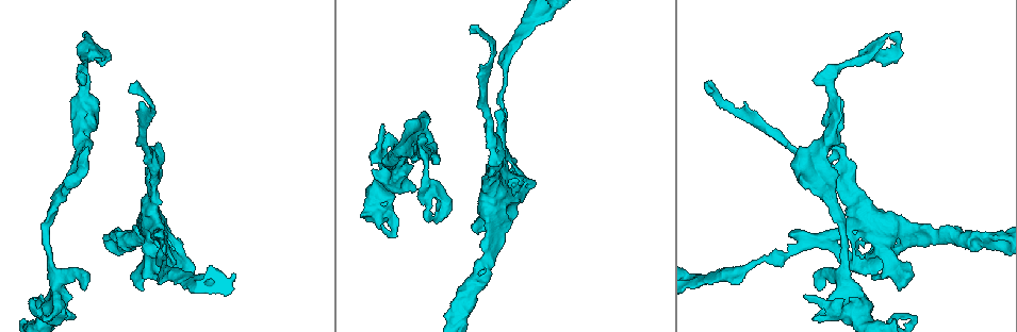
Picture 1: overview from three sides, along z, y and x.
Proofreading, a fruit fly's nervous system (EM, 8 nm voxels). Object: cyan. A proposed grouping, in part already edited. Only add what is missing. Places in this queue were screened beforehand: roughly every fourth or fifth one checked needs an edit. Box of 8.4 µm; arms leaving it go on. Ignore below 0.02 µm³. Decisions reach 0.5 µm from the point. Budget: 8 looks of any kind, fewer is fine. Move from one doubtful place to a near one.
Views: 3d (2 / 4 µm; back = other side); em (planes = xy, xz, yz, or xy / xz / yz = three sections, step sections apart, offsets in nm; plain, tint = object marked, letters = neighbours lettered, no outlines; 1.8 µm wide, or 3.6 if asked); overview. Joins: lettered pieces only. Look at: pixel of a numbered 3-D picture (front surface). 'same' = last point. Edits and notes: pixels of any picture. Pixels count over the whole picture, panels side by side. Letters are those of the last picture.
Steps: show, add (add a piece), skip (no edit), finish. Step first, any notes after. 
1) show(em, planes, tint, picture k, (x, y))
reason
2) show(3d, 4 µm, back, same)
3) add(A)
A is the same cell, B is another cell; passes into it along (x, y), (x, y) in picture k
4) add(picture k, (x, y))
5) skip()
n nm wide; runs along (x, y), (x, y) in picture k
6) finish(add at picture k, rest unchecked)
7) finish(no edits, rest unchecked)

show(em, planes, letters, picture 1, (885, 51))

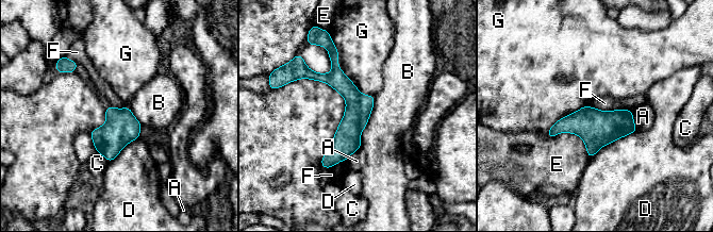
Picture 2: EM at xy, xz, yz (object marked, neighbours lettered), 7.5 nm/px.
skip()
200 nm wide; G touches over 500 nm; A, B, C, D, E, F and G are other cells; none of them fits

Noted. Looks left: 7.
show(3d, 2 µm, picture 1, (502, 157))

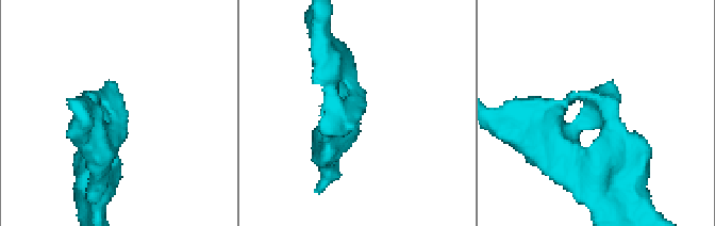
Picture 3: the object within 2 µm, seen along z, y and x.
show(em, xz, step 16, tint, picture 3, (593, 101))

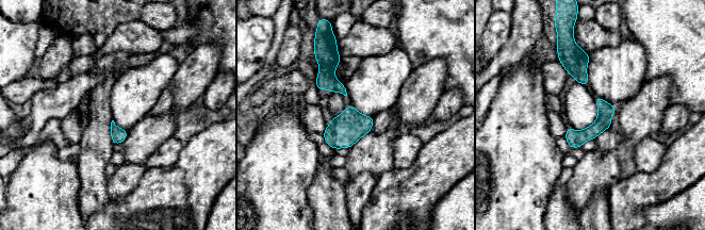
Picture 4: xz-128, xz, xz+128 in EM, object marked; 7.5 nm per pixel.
show(em, planes, letters, same)
cut it another way

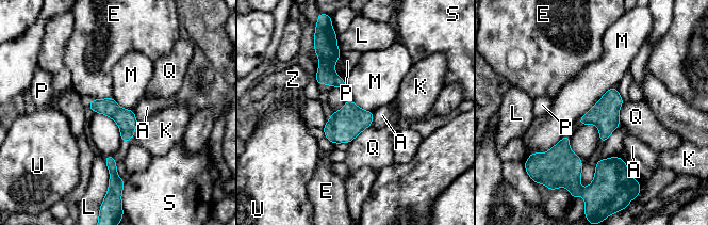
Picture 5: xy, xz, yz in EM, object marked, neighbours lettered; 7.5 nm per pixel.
skip()
M touches over 300 nm; A, E, K, L, M, P, Q, S, U and Z are other cells; border along (567, 134), (547, 150), (532, 153) in picture 5; no lettered piece goes on from it

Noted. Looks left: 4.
show(em, xz, step 8, letters, picture 1, (708, 85))
an open end

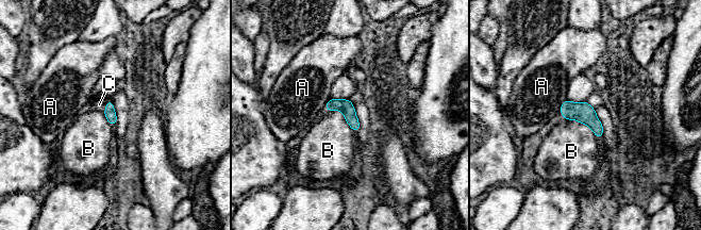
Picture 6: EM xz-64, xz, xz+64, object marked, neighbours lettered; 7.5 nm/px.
show(em, xy, step 16, letters, same)
cut it another way

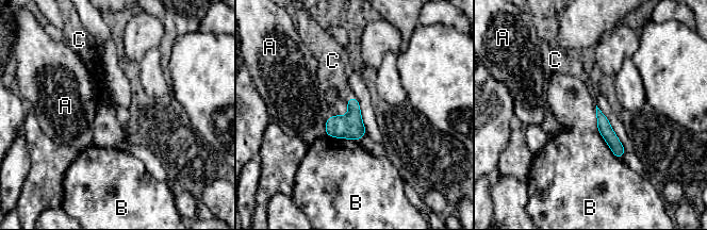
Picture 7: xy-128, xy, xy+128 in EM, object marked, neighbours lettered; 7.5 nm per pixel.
add(C)
80 nm wide; C is the same cell, A and B are other cells; passes into it along (350, 126), (348, 99), (332, 70) in picture 7; the neuron continues

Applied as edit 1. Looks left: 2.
finish(add at picture 7, rest unchecked)

